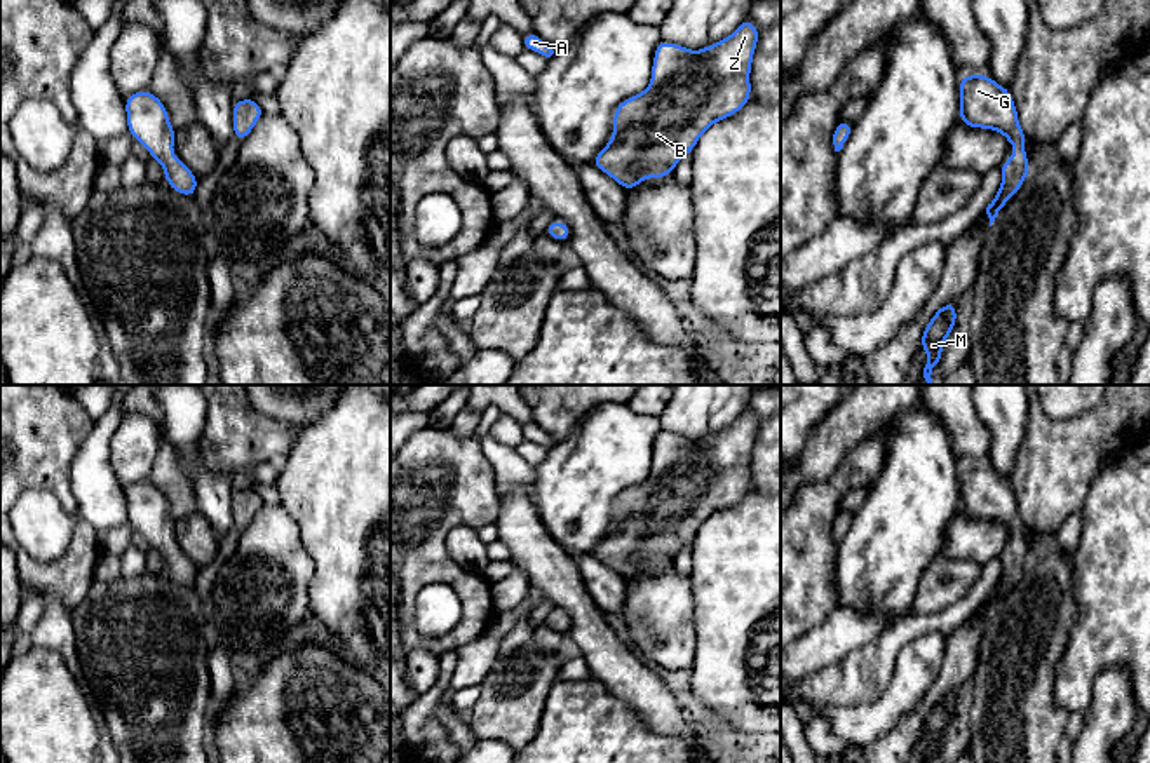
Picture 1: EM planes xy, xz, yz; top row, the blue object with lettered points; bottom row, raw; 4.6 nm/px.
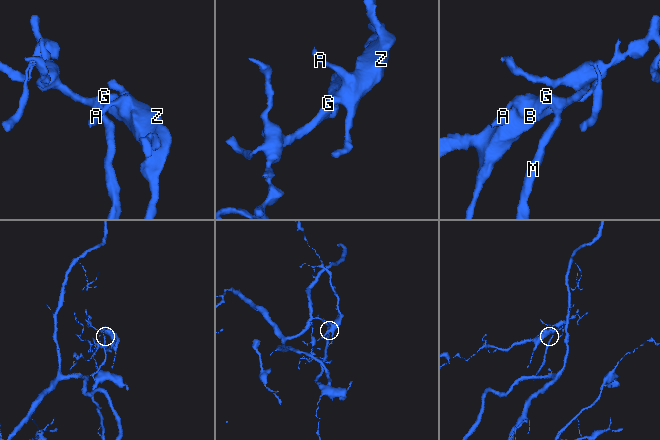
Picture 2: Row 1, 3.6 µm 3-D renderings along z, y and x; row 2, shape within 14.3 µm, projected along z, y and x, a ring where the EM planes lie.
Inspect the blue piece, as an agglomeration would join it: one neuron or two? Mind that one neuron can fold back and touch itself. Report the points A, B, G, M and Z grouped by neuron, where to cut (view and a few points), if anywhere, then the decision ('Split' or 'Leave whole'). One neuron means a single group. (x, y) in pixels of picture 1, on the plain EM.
Groups: A B G M Z. No split. Leave whole

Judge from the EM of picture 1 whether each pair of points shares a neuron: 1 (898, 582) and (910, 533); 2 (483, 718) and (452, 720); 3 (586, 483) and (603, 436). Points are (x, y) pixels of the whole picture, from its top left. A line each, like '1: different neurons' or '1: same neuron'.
1: same neuron
2: different neurons
3: same neuron

